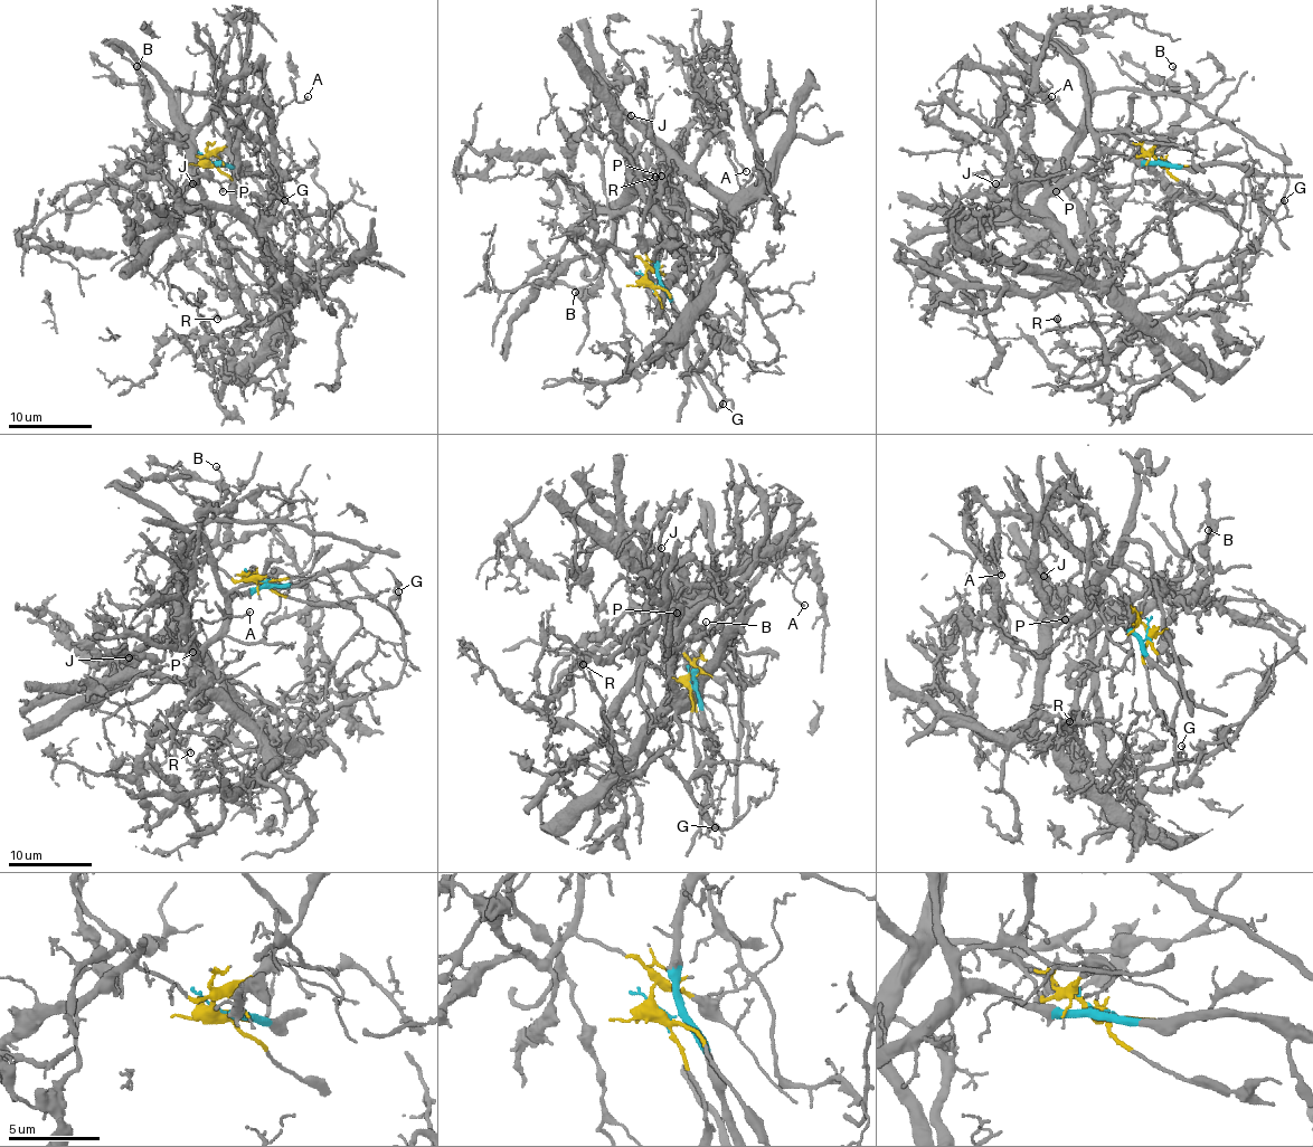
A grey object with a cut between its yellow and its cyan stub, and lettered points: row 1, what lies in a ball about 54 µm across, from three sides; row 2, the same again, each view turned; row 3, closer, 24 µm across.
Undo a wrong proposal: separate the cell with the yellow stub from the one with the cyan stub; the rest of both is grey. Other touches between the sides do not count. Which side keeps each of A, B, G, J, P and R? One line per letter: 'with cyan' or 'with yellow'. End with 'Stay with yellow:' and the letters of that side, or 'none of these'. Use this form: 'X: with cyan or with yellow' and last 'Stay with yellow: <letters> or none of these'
A: with yellow
B: with yellow
G: with cyan
J: with yellow
P: with yellow
R: with yellow
Stay with yellow: A, B, J, P, R

